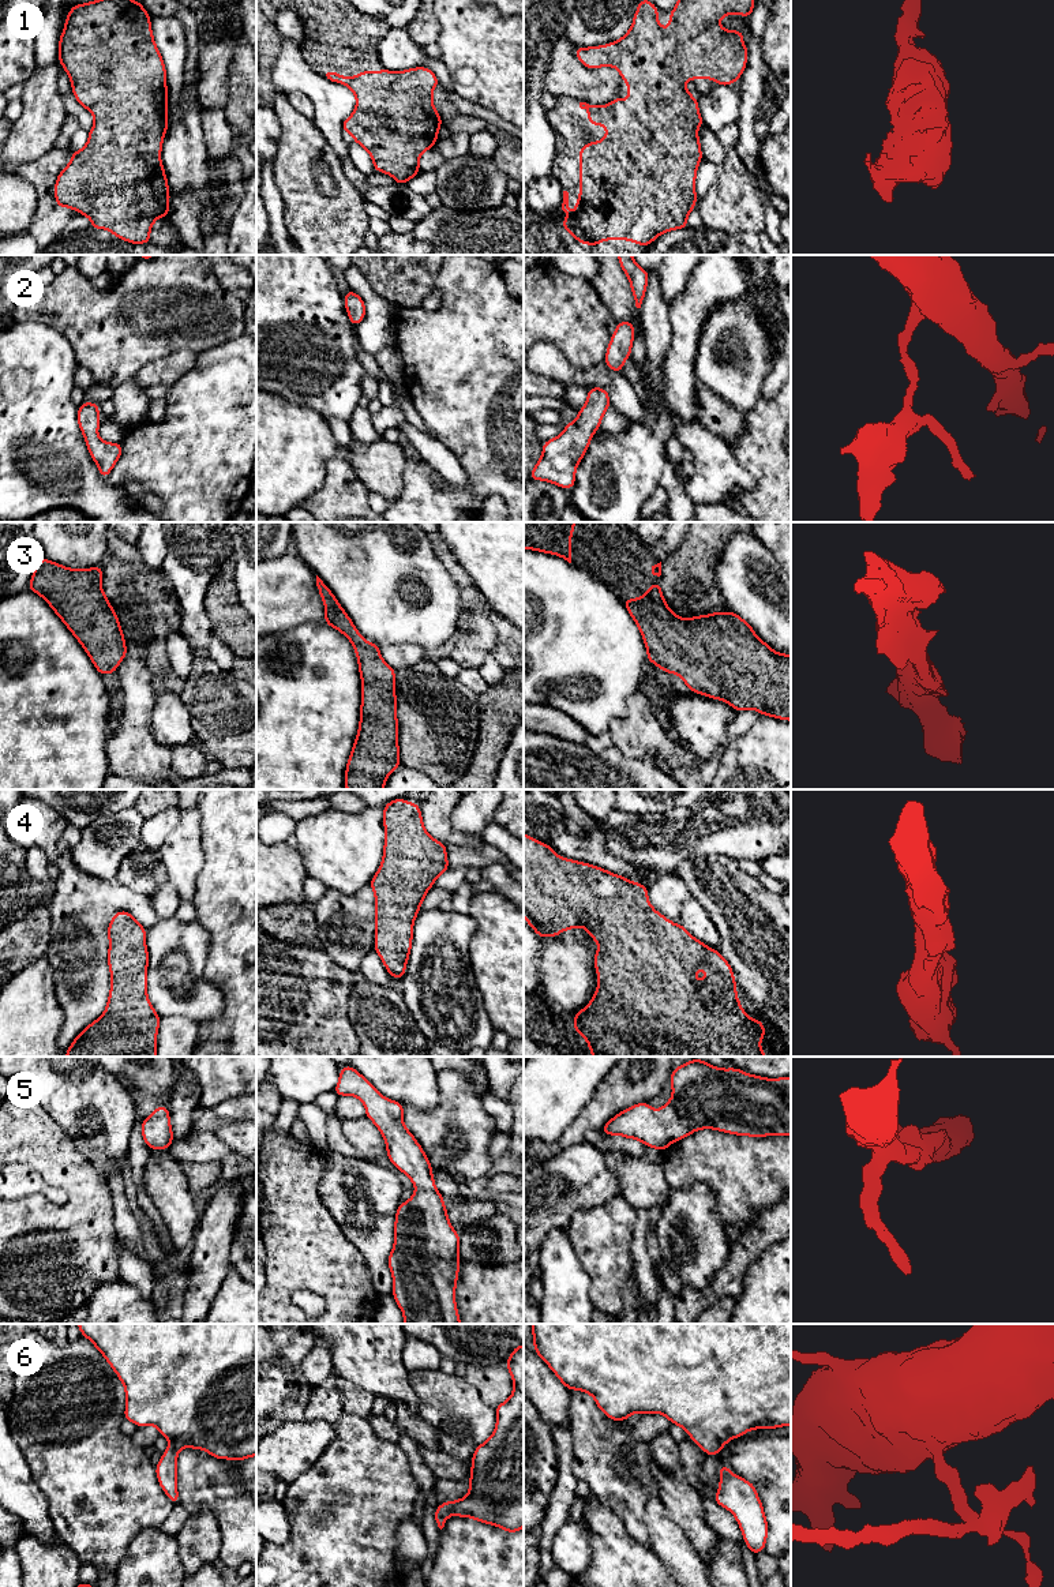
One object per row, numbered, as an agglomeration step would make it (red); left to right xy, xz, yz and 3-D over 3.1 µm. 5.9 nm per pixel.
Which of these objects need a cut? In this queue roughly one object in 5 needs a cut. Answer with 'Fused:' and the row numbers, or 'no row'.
Fused: no row

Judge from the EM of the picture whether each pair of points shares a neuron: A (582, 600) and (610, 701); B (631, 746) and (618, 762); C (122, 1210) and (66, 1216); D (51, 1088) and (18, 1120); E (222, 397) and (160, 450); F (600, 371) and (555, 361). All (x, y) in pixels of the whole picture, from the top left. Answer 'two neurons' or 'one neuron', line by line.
A: one neuron
B: two neurons
C: two neurons
D: two neurons
E: one neuron
F: one neuron

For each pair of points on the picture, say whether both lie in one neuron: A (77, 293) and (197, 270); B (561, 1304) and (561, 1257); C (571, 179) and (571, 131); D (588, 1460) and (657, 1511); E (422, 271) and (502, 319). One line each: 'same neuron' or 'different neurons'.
A: same neuron
B: same neuron
C: same neuron
D: different neurons
E: different neurons

